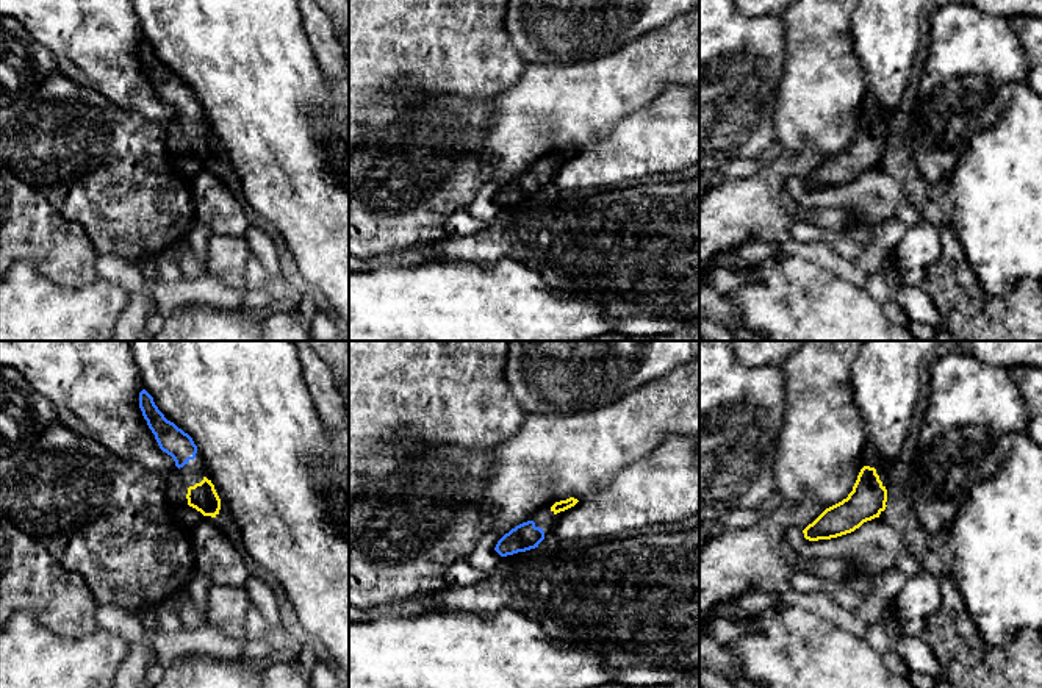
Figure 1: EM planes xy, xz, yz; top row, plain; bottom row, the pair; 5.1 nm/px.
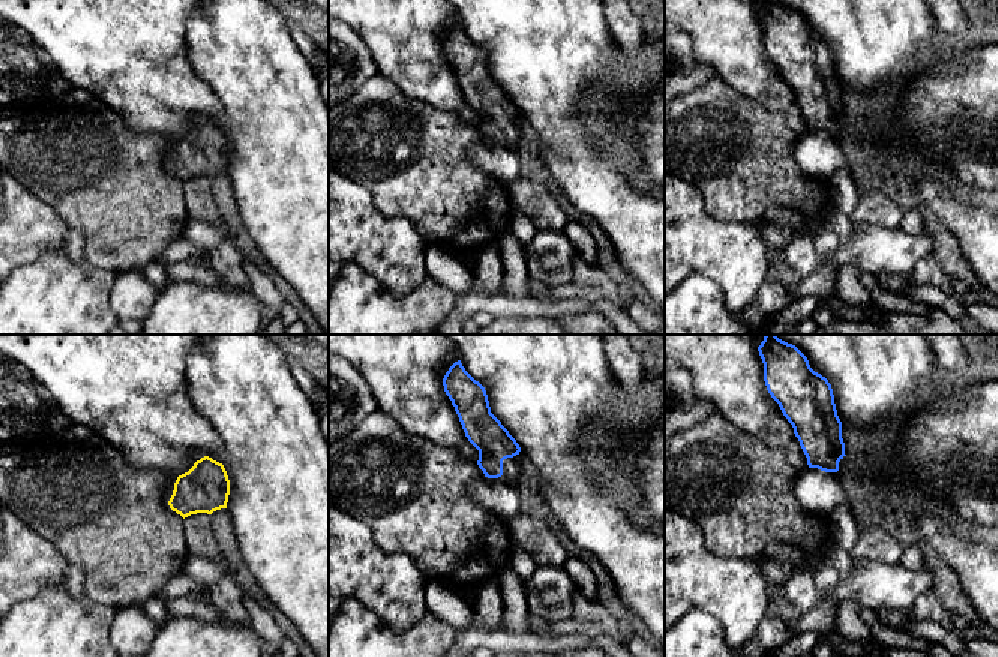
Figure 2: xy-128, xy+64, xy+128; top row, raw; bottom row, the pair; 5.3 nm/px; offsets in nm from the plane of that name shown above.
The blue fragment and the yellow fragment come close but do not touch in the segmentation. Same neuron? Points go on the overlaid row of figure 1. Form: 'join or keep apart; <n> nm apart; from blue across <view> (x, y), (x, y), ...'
join; 100 nm apart; from blue across xz (542, 529), (554, 513)

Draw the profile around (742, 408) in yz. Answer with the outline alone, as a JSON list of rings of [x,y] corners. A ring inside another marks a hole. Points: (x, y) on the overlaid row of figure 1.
[[[699,341],[699,524],[718,529],[723,518],[737,508],[759,510],[764,502],[776,491],[774,458],[781,428],[784,424],[785,392],[784,374],[781,366],[745,367],[735,357],[729,341]]]

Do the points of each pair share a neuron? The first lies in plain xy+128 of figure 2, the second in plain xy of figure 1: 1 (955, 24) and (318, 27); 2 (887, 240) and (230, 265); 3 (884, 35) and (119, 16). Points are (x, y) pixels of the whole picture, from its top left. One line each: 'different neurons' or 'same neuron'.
1: same neuron
2: same neuron
3: different neurons

